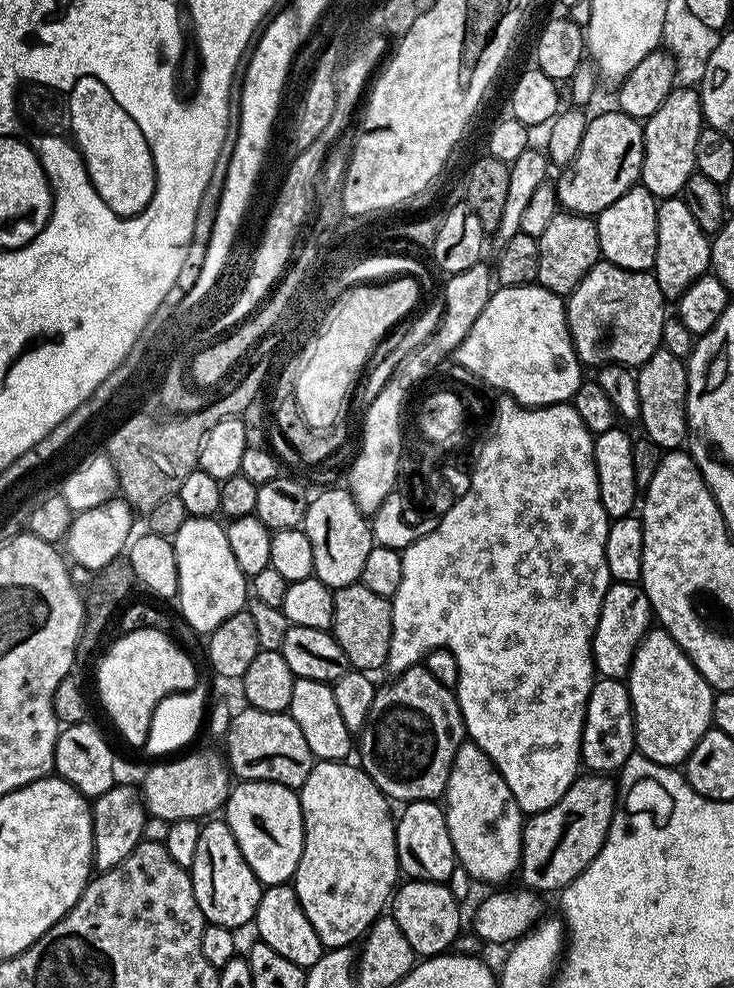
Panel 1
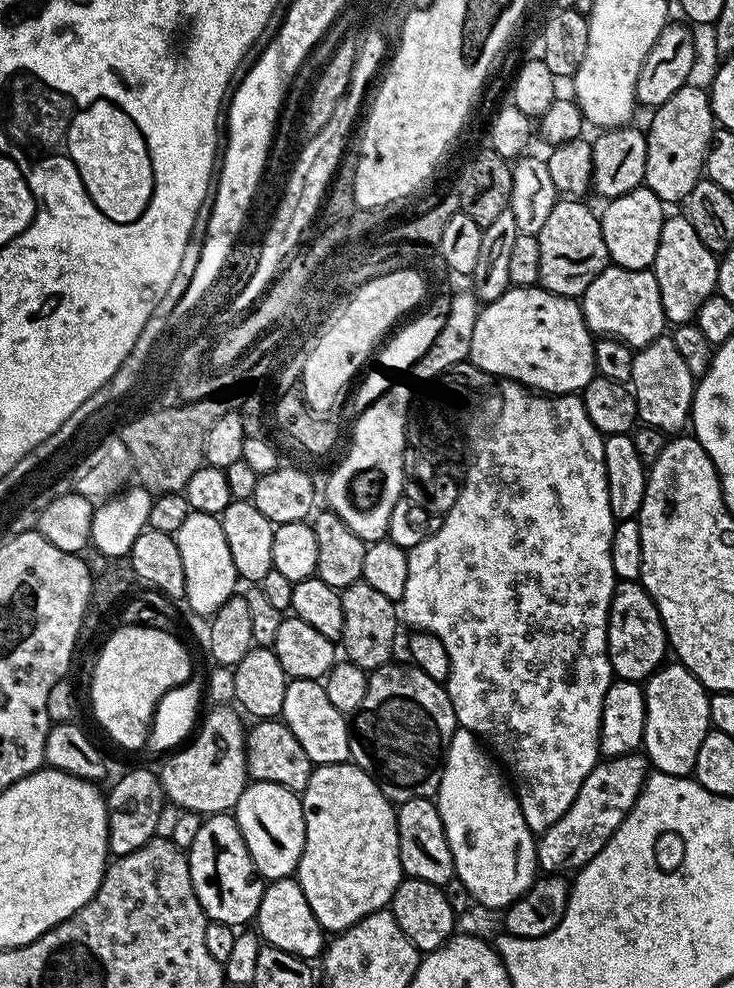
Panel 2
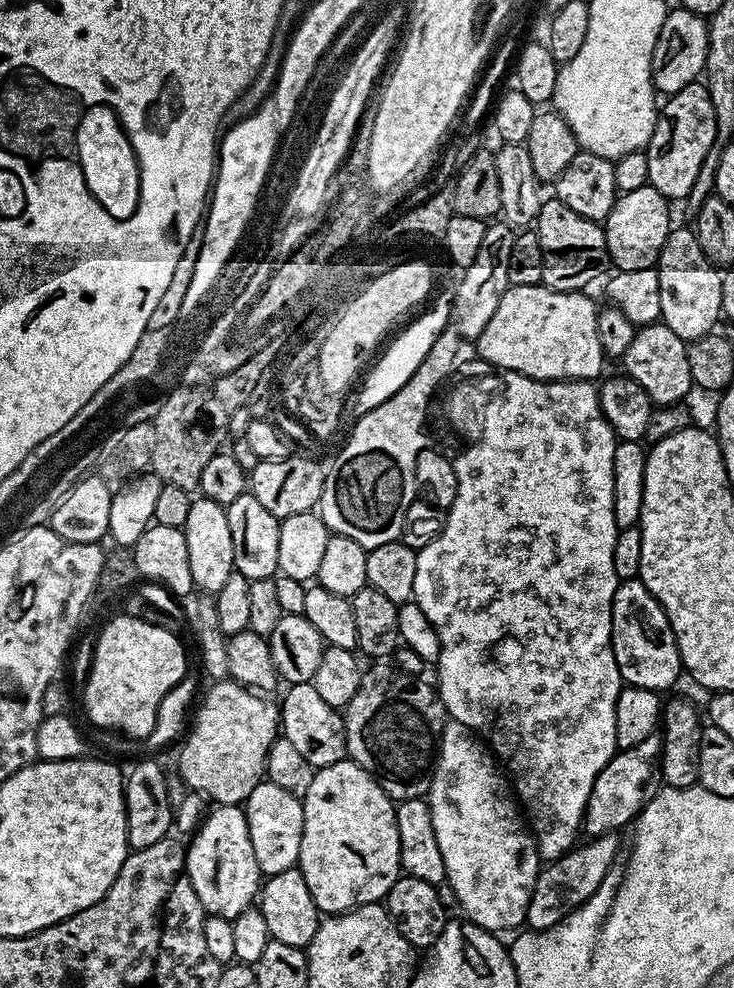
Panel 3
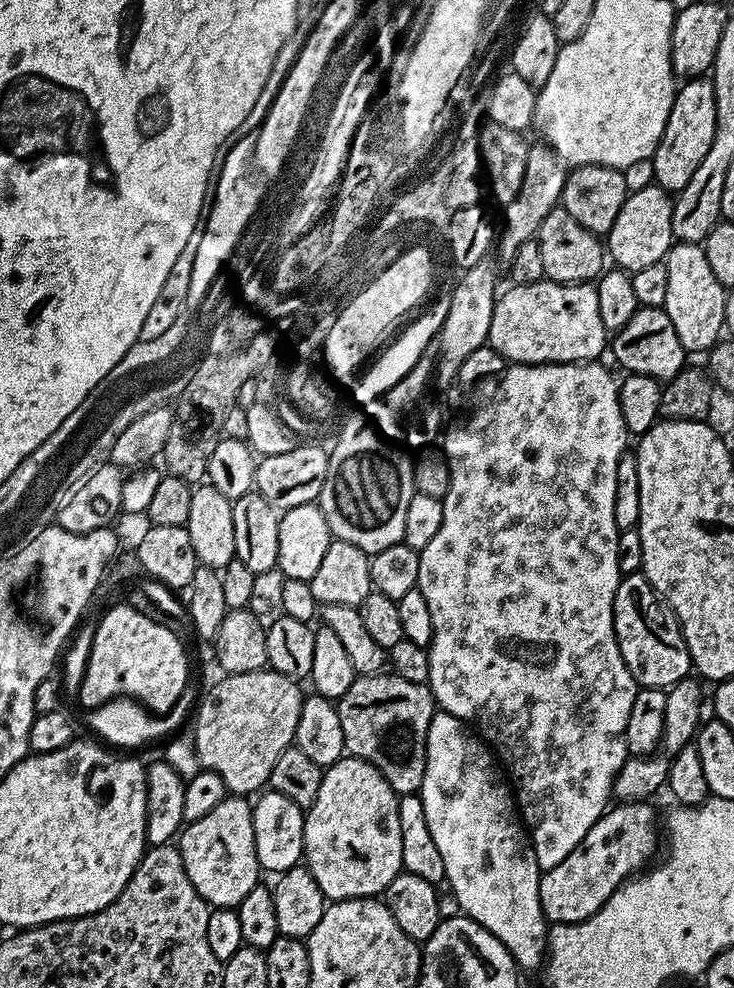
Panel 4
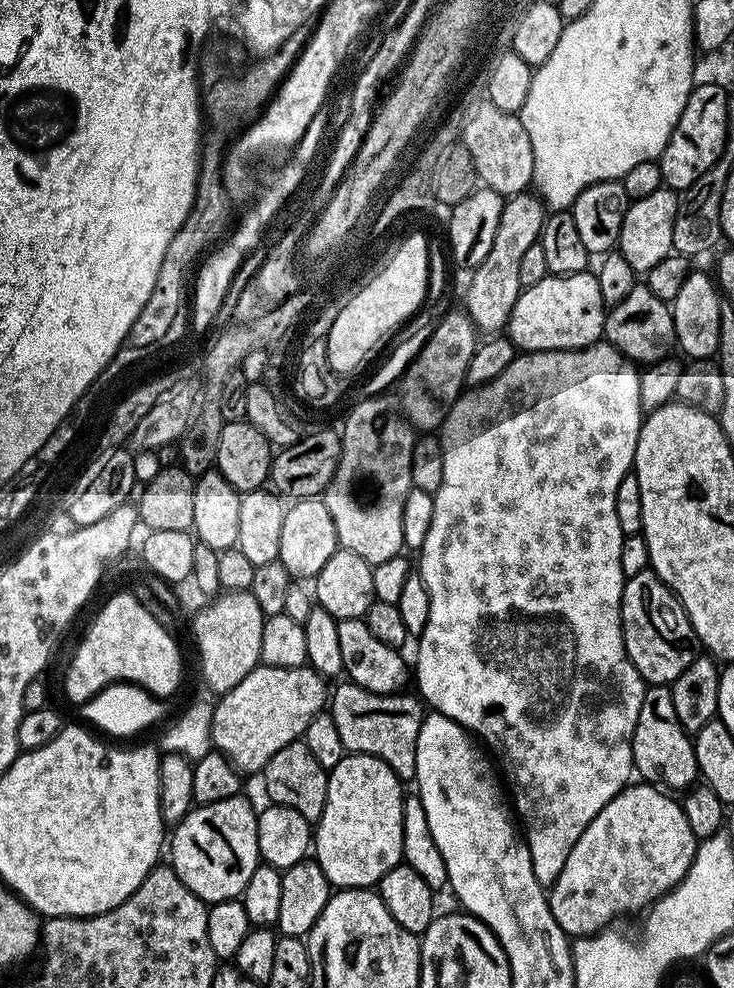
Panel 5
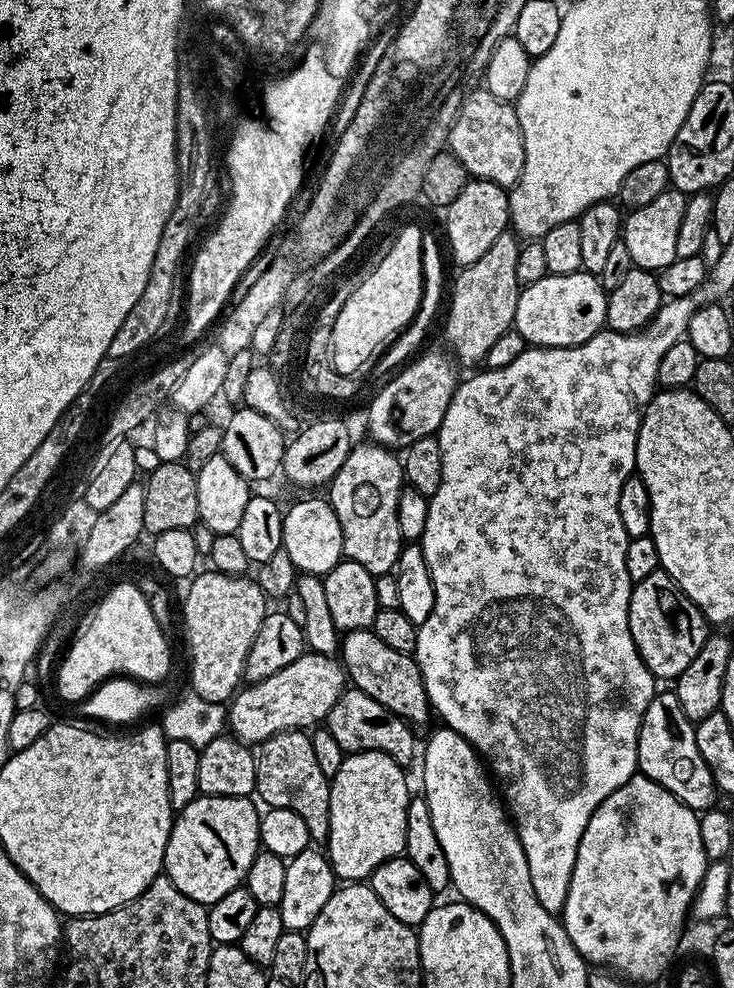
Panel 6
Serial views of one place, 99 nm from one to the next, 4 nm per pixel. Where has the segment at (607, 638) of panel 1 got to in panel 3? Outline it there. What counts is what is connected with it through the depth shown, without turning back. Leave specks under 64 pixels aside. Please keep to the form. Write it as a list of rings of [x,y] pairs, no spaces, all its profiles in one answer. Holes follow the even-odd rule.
[[[639,578],[634,580],[621,580],[616,585],[616,593],[614,594],[614,602],[612,603],[612,653],[617,660],[618,670],[620,671],[621,678],[625,685],[633,688],[645,688],[651,692],[660,694],[663,693],[663,688],[668,688],[675,682],[679,676],[682,676],[682,665],[680,662],[680,651],[678,650],[678,642],[674,638],[674,630],[670,626],[670,622],[666,618],[666,614],[662,610],[662,606],[650,594],[650,590],[646,590],[646,586]]]

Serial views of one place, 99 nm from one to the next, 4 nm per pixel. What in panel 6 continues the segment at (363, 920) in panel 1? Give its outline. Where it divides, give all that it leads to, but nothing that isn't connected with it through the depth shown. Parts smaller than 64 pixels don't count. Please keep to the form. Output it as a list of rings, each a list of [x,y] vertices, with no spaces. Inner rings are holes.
[[[353,752],[345,755],[342,766],[338,766],[338,774],[330,777],[330,830],[326,855],[341,881],[367,881],[382,862],[404,852],[410,799],[404,772],[401,764],[385,752]]]

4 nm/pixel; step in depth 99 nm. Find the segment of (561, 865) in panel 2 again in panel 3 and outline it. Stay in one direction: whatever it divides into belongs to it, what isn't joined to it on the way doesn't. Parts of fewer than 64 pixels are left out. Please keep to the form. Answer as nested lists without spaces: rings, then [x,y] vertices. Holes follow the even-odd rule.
[[[659,735],[642,738],[638,746],[630,746],[617,751],[616,755],[606,762],[594,779],[588,805],[585,808],[583,831],[589,837],[606,836],[619,833],[619,828],[627,829],[635,821],[642,809],[656,797],[662,787],[660,775],[660,755],[663,739]]]

